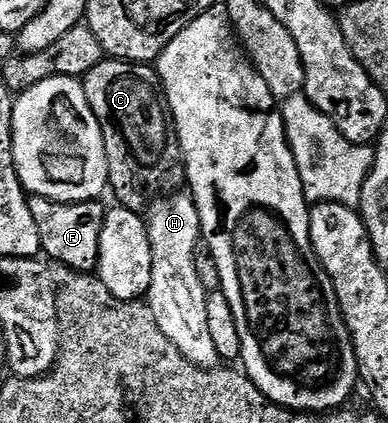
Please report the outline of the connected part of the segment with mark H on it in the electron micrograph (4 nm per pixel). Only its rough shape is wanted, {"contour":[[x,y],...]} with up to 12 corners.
{"contour":[[187,191],[146,210],[158,328],[188,361],[221,359],[193,254],[202,238]]}

